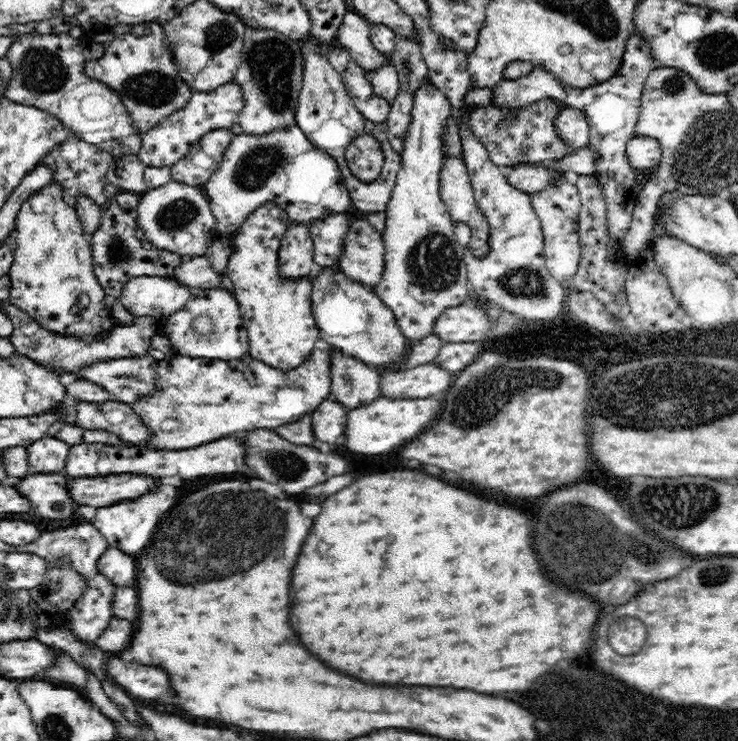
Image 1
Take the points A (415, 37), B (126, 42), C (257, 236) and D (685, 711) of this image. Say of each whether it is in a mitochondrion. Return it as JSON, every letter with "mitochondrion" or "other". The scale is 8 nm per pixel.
{"A":"other","B":"other","C":"other","D":"other"}

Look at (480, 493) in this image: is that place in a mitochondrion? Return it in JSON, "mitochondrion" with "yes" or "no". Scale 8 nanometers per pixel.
{"mitochondrion":"no"}

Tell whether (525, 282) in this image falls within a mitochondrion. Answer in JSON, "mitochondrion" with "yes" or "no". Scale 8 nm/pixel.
{"mitochondrion":"yes"}

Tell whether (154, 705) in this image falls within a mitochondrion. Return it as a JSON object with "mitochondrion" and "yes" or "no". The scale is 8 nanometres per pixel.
{"mitochondrion":"no"}

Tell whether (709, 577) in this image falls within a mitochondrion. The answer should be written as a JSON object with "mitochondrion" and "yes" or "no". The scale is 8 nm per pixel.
{"mitochondrion":"yes"}

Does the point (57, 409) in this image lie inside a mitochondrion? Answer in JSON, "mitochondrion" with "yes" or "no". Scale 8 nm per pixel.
{"mitochondrion":"no"}

